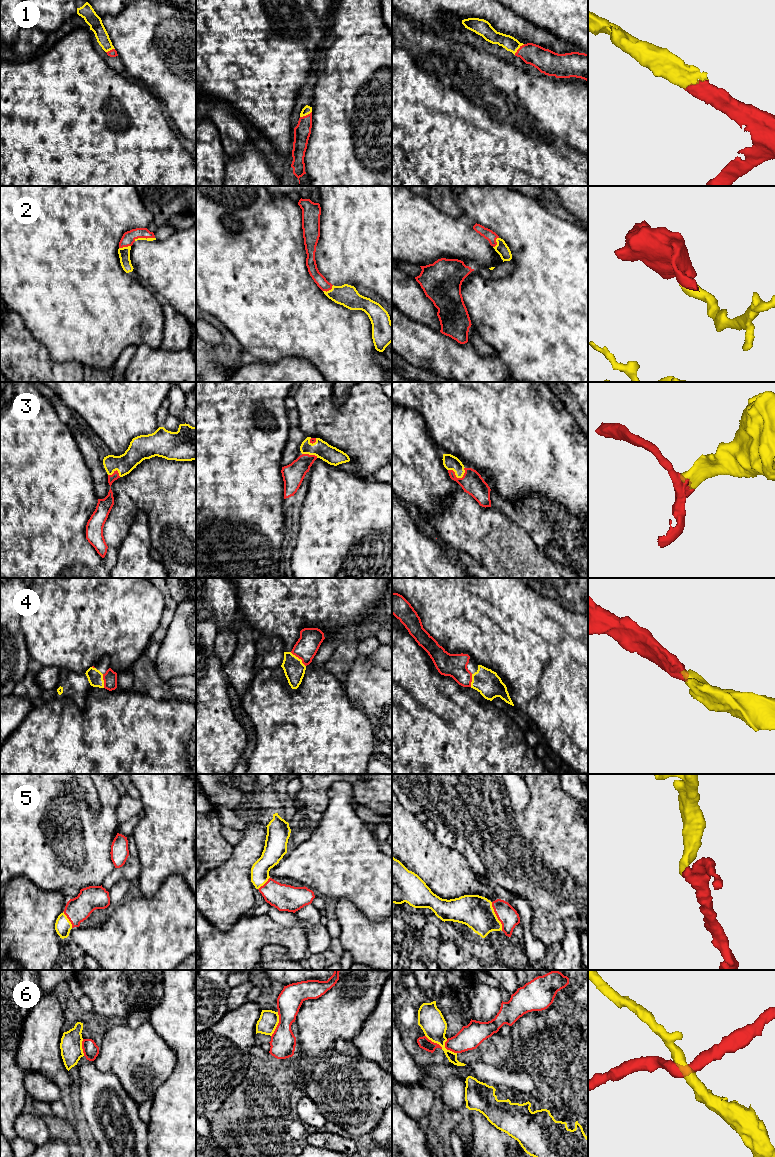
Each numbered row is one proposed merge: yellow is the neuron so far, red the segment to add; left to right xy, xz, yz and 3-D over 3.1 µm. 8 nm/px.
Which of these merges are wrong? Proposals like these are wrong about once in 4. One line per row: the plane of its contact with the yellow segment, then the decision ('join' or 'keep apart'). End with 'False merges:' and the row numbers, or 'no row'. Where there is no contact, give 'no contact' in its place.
1: contact in yz; join
2: contact in xz; join
3: contact in yz; join
4: contact in xz; join
5: contact in yz; join
6: contact in xz; keep apart
False merges: 6

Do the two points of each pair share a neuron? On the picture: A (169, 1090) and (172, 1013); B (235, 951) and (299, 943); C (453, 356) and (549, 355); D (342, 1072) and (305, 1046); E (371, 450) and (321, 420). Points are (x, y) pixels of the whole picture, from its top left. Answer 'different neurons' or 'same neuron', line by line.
A: same neuron
B: same neuron
C: different neurons
D: different neurons
E: same neuron

